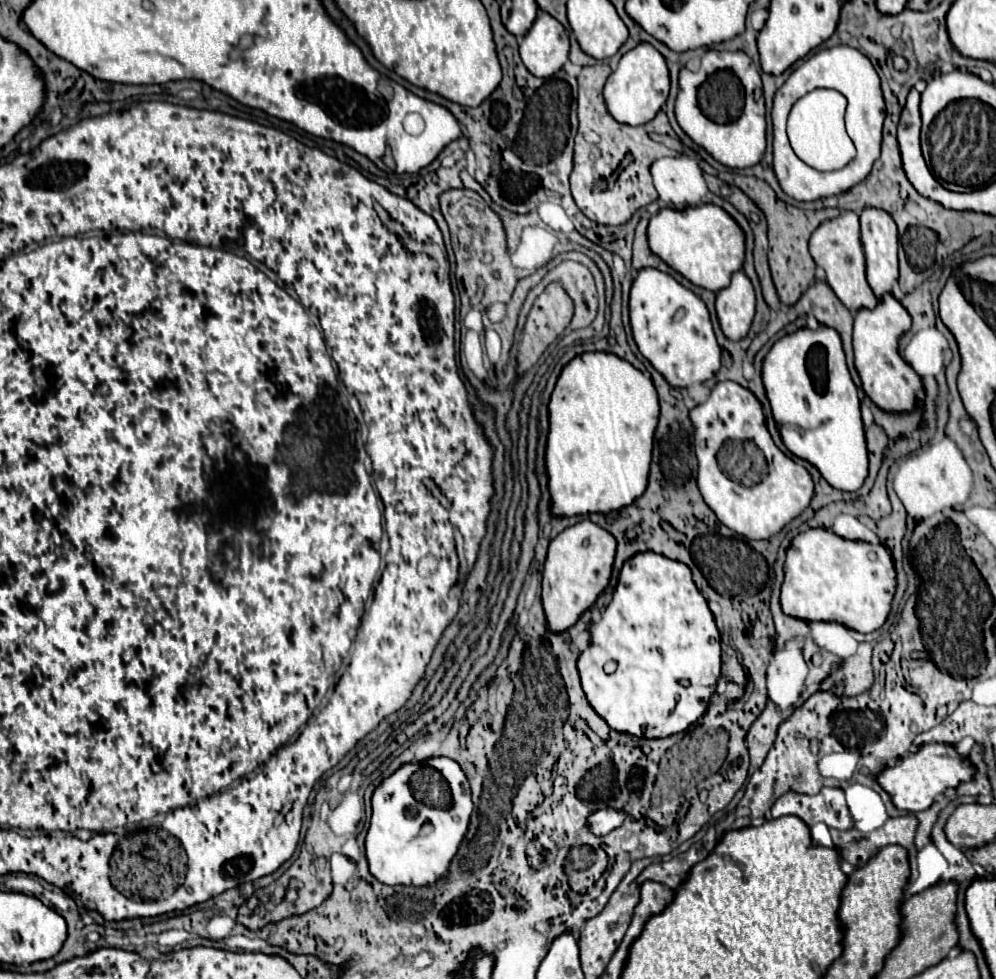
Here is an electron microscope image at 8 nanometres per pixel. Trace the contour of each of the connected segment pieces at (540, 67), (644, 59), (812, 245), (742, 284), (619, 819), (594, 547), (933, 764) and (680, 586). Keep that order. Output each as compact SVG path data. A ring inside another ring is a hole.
M541 11L523 37L519 53L525 67L535 77L551 77L567 61L569 35L555 17Z
M639 43L635 49L627 51L605 83L607 111L613 115L615 121L633 127L651 121L667 101L667 95L669 95L669 71L665 65L665 57L651 43Z
M841 211L839 217L823 221L809 239L809 253L813 261L825 269L829 287L851 313L857 313L861 307L873 309L877 305L877 297L865 279L865 255L859 235L859 217L855 211Z
M735 271L729 287L717 293L715 309L727 339L739 341L747 335L755 315L755 291L743 271Z
M613 807L595 809L587 817L587 827L595 837L605 837L613 829L621 827L625 819L627 819L627 811L623 809L613 809Z
M589 519L567 527L551 541L543 569L543 607L551 631L561 633L569 629L597 601L609 583L615 547L615 537Z
M929 743L929 745L923 745L917 753L901 759L899 765L885 767L883 771L875 775L875 779L881 785L881 789L889 793L891 803L897 809L907 811L907 813L919 813L931 807L933 797L941 795L945 789L955 789L959 783L969 781L973 773L975 769L967 765L967 761L963 761L951 745Z
M653 551L637 553L627 559L611 603L601 613L601 619L591 623L589 633L589 647L577 659L581 687L589 705L611 729L635 737L659 739L685 731L705 713L721 675L721 635L687 565ZM607 661L617 663L613 673L605 673Z

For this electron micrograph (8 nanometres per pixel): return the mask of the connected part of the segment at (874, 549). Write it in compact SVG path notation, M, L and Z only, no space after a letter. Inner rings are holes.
M807 529L793 537L785 553L785 579L781 585L781 609L803 621L835 621L859 633L879 629L891 609L895 595L895 567L881 543L859 543L835 537L829 529Z

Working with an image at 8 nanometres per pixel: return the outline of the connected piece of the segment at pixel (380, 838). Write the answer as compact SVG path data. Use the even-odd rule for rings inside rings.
M431 757L423 765L401 765L383 779L373 793L373 815L365 837L365 855L371 875L385 885L433 885L443 873L447 873L447 865L467 831L471 809L467 777L449 757ZM427 767L439 773L449 787L451 803L447 809L427 805L421 797L415 799L413 777Z

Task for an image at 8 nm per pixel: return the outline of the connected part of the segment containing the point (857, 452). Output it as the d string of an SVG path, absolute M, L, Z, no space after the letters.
M821 325L815 331L803 327L795 333L783 335L765 355L761 379L785 447L795 457L805 459L817 467L817 471L831 487L839 491L857 491L867 477L867 447L859 411L859 395L845 363L845 351L839 333L833 327Z

